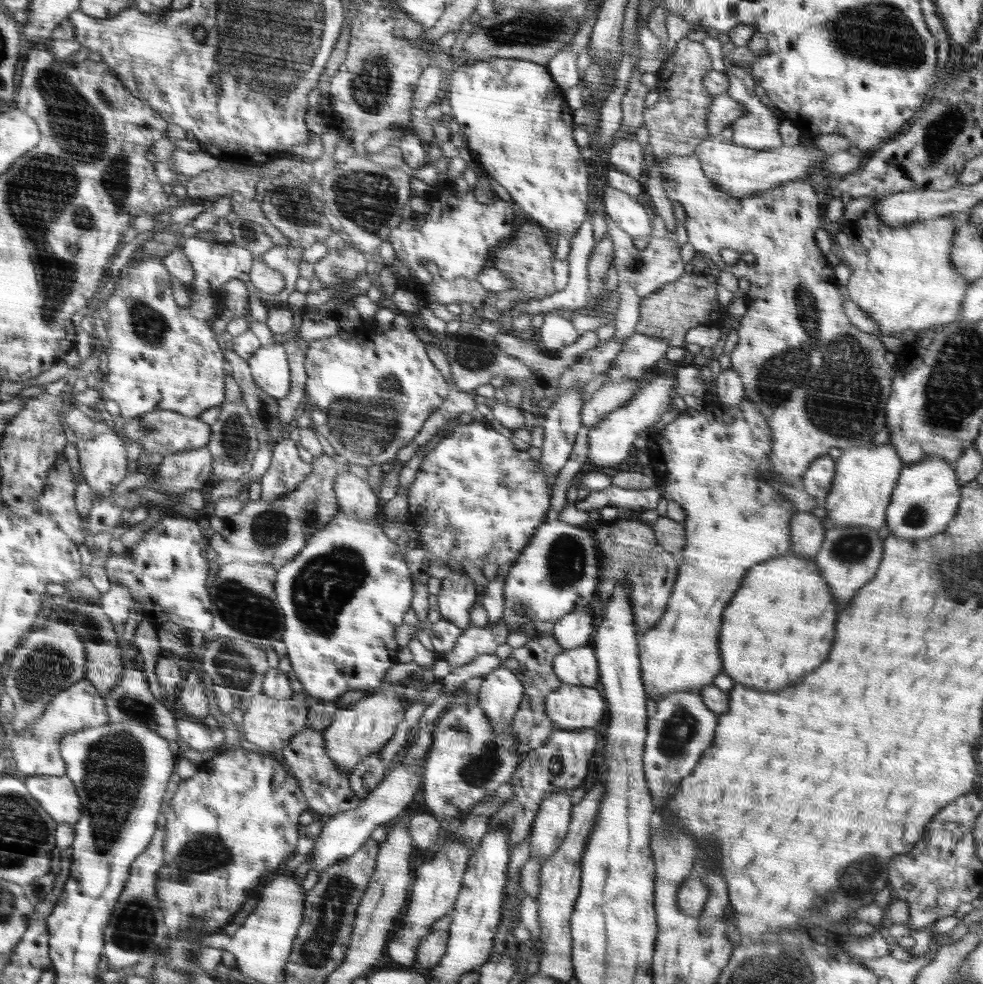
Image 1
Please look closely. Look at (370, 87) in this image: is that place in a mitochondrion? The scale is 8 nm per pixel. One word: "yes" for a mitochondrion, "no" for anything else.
yes

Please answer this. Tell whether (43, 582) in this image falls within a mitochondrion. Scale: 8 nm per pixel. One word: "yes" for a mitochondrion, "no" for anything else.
no

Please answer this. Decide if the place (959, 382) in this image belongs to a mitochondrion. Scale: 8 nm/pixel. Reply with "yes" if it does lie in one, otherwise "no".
yes

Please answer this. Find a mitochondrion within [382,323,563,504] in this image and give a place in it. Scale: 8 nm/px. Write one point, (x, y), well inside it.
(474, 354)

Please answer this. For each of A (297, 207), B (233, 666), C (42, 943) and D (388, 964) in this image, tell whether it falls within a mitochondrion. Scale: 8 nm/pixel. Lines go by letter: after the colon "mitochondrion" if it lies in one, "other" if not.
A: mitochondrion
B: mitochondrion
C: other
D: other

